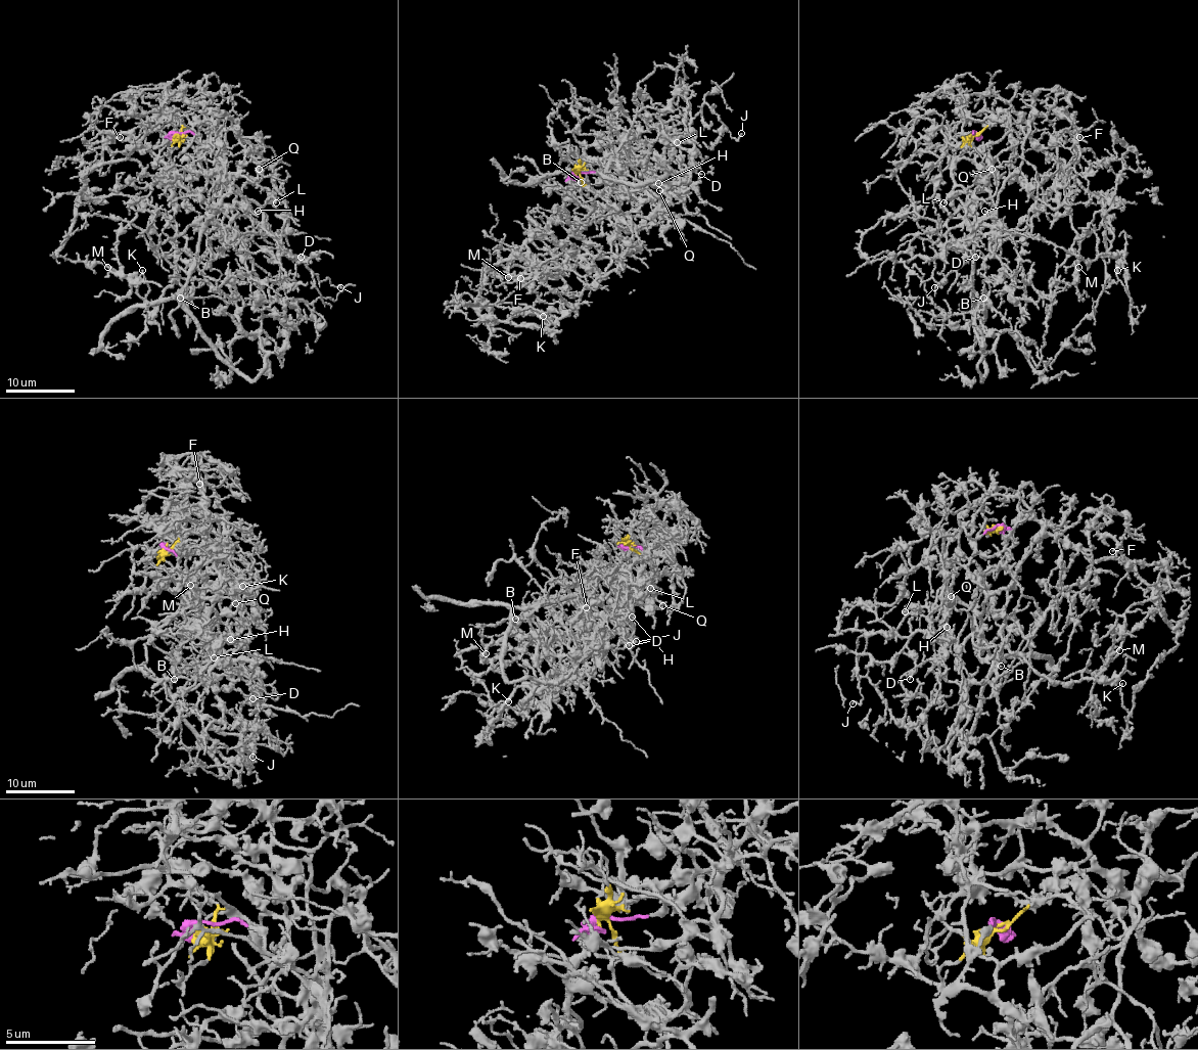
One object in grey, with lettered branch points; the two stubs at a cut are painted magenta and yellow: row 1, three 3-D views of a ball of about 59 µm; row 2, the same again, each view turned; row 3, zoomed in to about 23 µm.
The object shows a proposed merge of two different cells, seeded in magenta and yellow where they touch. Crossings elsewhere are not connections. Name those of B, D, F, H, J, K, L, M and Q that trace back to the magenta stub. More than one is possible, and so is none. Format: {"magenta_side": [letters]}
{"magenta_side": ["B", "D", "H", "J", "L", "Q"]}

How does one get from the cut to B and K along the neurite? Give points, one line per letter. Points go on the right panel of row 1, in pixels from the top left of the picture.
B: (976, 134), (968, 144), (975, 149), (992, 210), (992, 222), (969, 236), (988, 279), (983, 299)
K: (976, 134), (1015, 112), (1026, 125), (1026, 134), (1101, 204), (1110, 253), (1122, 260), (1131, 299), (1116, 270)

